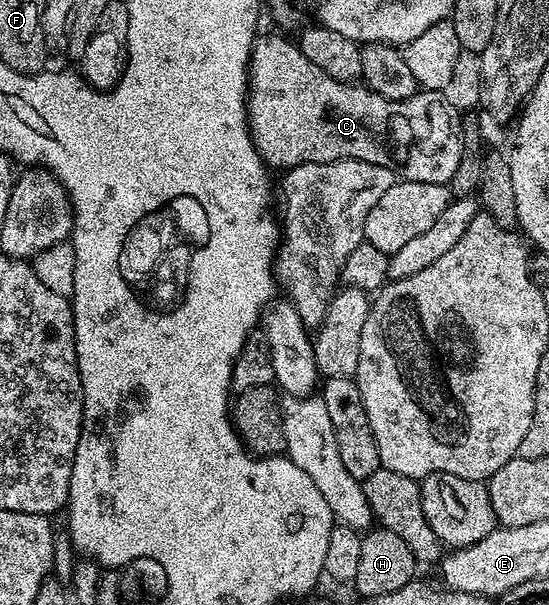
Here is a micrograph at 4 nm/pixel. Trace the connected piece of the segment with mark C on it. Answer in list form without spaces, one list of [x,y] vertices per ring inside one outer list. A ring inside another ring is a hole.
[[[277,32],[270,33],[267,37],[263,35],[255,36],[254,46],[250,52],[250,83],[248,86],[248,96],[246,99],[246,115],[250,122],[250,135],[254,138],[255,145],[262,155],[262,160],[267,166],[278,171],[291,169],[294,165],[304,163],[332,163],[333,161],[363,161],[364,163],[376,163],[380,167],[388,167],[394,170],[399,178],[408,181],[419,181],[420,183],[436,183],[437,185],[449,186],[452,175],[456,175],[456,167],[460,167],[462,158],[462,123],[463,118],[458,117],[458,109],[445,96],[445,92],[436,89],[422,89],[414,93],[403,101],[393,101],[384,99],[376,95],[362,83],[351,83],[332,79],[332,75],[324,75],[316,63],[309,61],[297,47],[293,40],[289,41],[289,36],[279,35]]]

